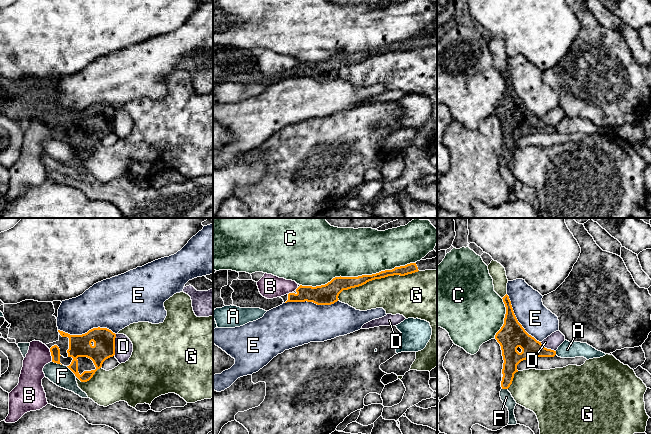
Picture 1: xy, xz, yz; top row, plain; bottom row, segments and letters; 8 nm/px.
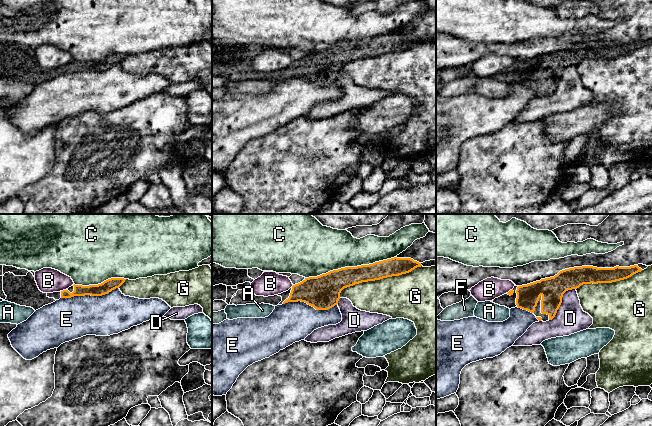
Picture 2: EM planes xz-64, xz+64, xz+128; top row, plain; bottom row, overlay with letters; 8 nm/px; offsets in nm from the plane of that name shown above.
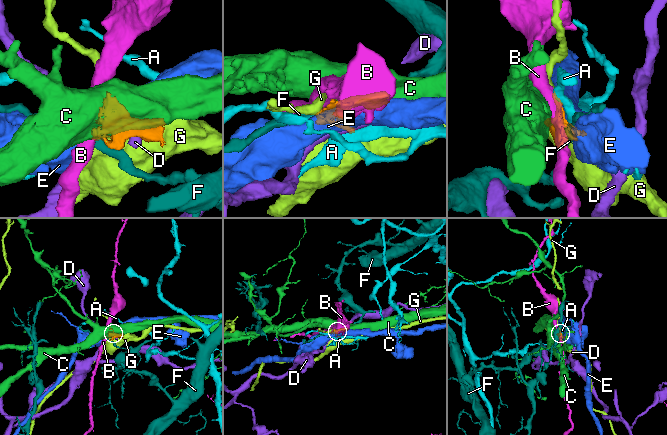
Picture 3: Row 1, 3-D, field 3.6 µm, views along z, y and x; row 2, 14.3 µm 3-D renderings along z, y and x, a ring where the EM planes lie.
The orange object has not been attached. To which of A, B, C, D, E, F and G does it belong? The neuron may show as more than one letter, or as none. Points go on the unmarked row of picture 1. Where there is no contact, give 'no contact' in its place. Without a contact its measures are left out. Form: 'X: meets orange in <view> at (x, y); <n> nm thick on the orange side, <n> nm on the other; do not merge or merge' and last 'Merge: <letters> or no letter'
A: meets orange in yz at (555, 129); 160 nm thick on the orange side, 130 nm on the other; do not merge
B: meets orange in xy at (51, 131); 80 nm thick on the orange side, 180 nm on the other; do not merge
C: meets orange in xz at (358, 52); 140 nm thick on the orange side, 400 nm on the other; do not merge
D: meets orange in xy at (114, 121); 180 nm thick on the orange side, 140 nm on the other; do not merge
E: meets orange in xy at (87, 108); 180 nm thick on the orange side, 360 nm on the other; do not merge
F: meets orange in xy at (71, 146); 180 nm thick on the orange side, 170 nm on the other; do not merge
G: meets orange in xz at (376, 54); 100 nm thick on the orange side, 300 nm on the other; do not merge
Merge: no letter

